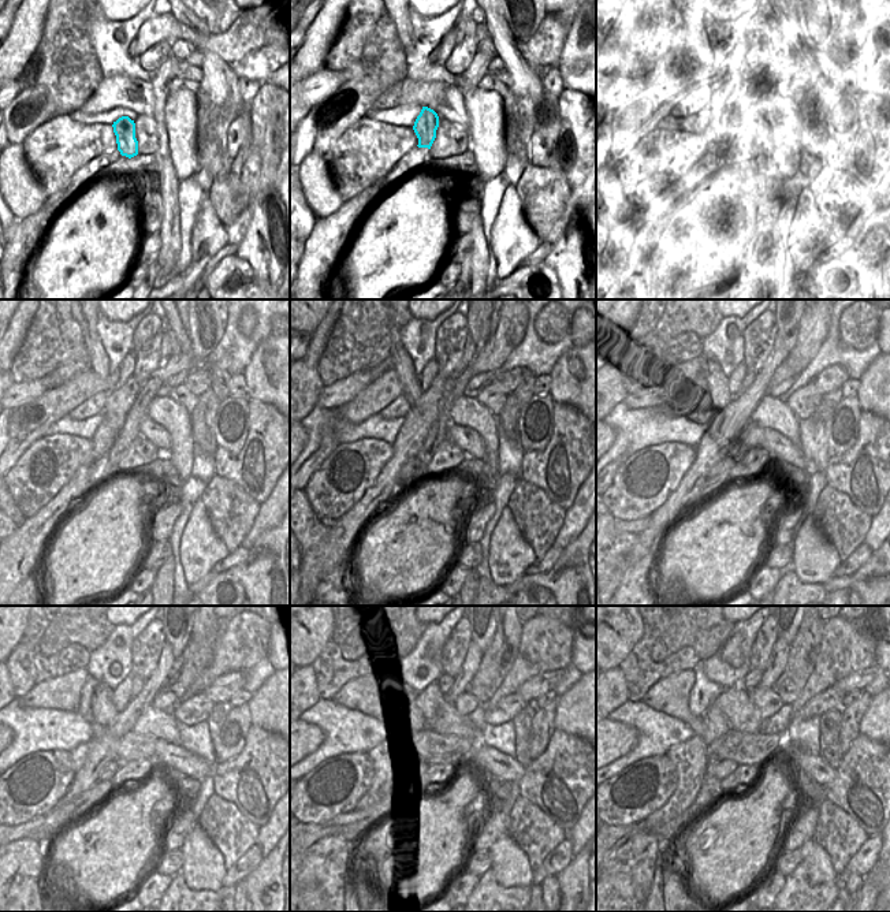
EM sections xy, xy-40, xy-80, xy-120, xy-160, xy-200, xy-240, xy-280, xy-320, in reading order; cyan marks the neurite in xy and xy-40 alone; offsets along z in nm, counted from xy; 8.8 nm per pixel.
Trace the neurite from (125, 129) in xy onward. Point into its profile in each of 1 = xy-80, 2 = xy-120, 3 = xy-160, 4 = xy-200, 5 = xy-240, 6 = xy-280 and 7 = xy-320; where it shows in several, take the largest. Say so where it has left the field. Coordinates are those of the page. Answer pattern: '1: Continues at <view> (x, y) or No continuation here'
1: Continues at xy-80 (732, 96)
2: Continues at xy-120 (119, 401)
3: Continues at xy-160 (436, 391)
4: Continues at xy-200 (749, 378)
5: Continues at xy-240 (138, 682)
6: Continues at xy-280 (446, 681)
7: Continues at xy-320 (752, 680).

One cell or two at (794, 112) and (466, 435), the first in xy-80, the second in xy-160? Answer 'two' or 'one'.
two

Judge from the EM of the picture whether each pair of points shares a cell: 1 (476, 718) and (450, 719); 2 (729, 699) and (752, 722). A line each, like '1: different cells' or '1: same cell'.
1: different cells
2: same cell

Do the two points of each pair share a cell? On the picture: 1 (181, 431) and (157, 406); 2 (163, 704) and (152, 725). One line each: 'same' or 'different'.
1: same
2: different

